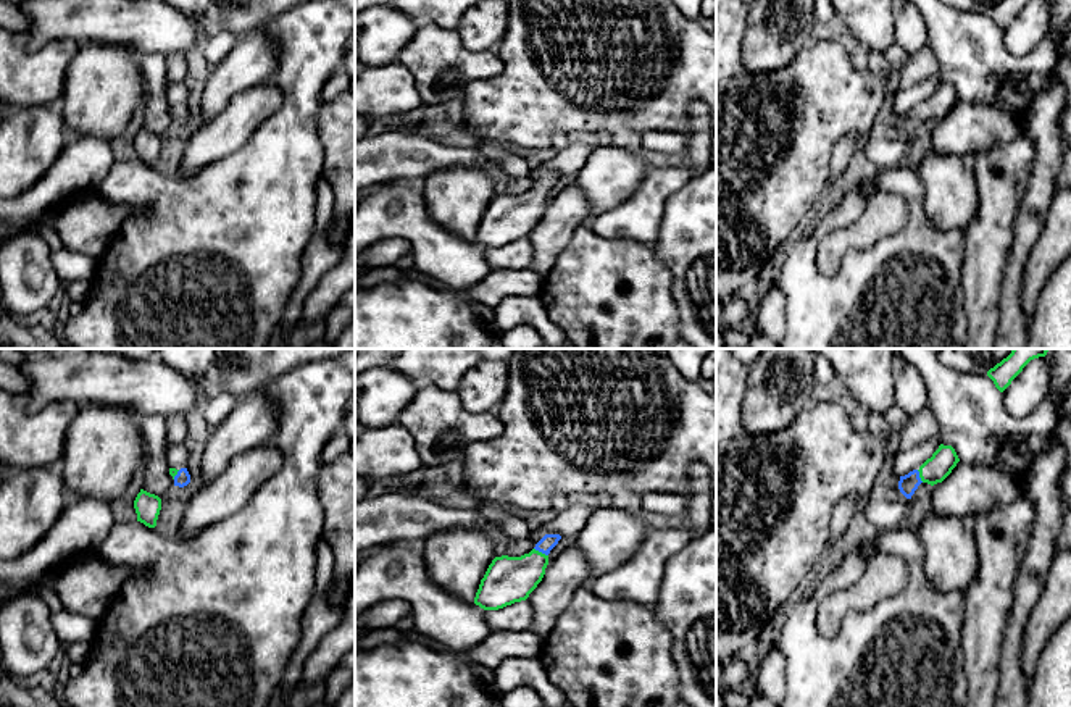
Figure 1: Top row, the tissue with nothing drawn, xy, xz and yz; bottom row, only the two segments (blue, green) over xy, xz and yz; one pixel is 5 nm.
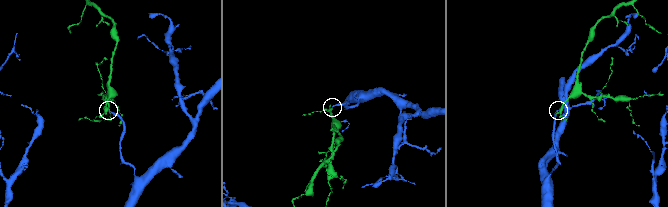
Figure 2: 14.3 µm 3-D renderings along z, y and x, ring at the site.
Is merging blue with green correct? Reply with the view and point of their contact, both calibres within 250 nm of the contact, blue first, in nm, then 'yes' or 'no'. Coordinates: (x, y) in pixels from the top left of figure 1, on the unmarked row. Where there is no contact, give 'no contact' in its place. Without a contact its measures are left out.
contact xz (541, 189); calibres 80 and 240 nm; yes

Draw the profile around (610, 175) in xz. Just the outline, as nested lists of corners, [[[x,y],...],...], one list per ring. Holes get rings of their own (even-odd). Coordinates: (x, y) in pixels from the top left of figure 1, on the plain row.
[[[605,145],[594,149],[576,174],[592,216],[621,205],[640,186],[650,163],[637,153]]]

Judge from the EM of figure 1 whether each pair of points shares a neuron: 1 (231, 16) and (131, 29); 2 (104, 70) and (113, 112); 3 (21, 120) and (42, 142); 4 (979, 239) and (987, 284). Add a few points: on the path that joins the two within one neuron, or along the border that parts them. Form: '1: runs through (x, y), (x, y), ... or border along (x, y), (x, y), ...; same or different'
1: runs through (207, 26), (202, 29), (155, 29); same
2: runs through (104, 79), (104, 102); same
3: runs through (25, 125), (37, 138); same
4: runs through (983, 251), (983, 273); same

